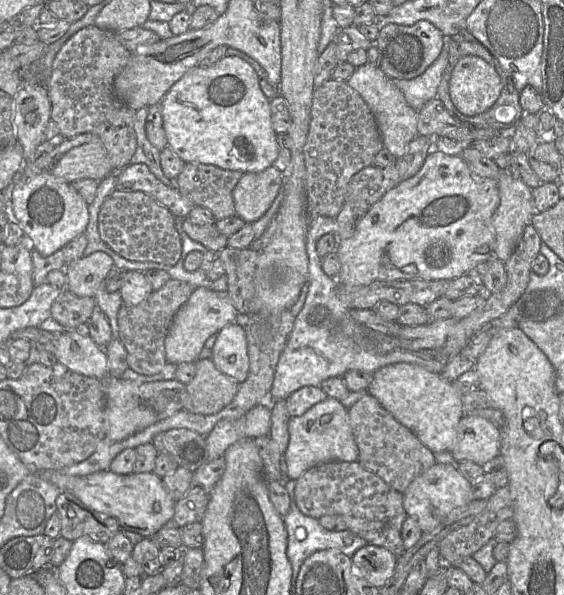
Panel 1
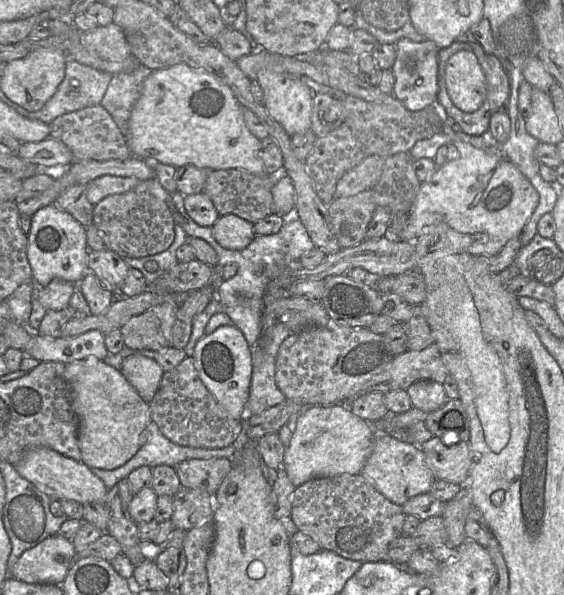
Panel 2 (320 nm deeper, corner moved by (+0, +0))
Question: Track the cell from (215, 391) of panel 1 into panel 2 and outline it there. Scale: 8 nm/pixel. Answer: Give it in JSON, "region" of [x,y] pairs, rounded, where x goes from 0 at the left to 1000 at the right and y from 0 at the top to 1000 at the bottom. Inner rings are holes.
{"region":[[[330,600],[312,618],[291,625],[266,679],[268,703],[303,743],[342,753],[390,755],[415,745],[429,709],[408,699],[358,644],[342,600]]]}

